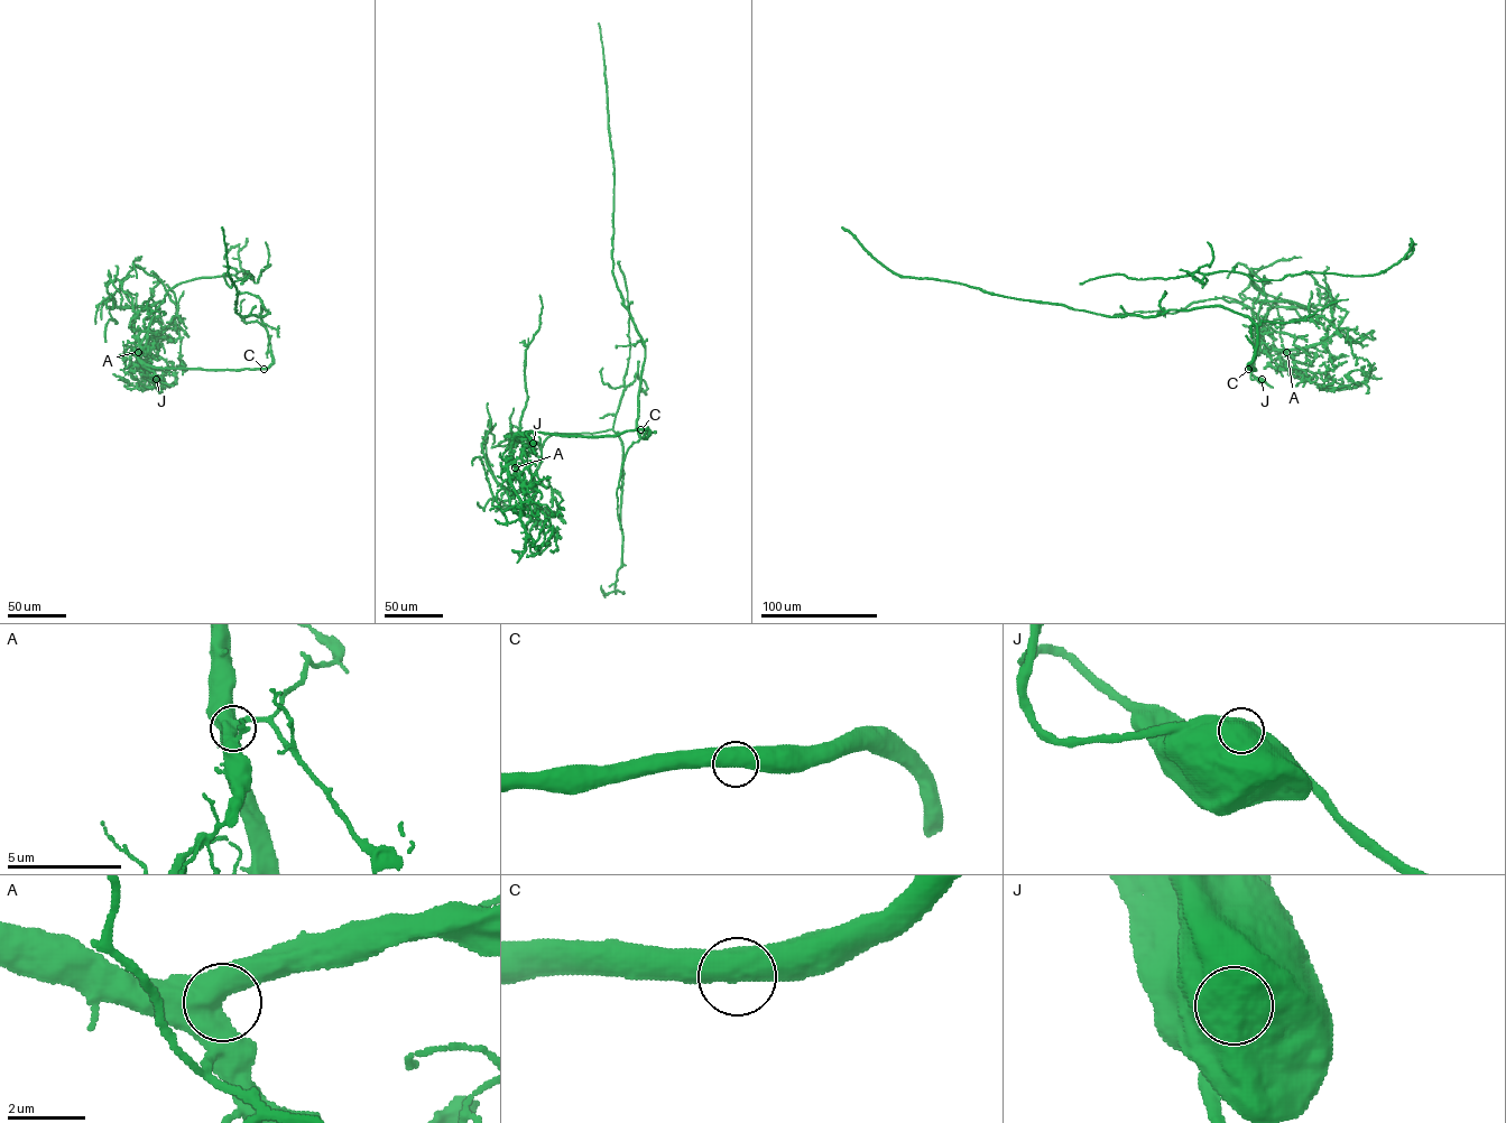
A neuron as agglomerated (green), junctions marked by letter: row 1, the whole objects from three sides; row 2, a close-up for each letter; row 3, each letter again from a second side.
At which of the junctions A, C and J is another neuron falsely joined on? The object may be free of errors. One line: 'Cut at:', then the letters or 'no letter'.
Cut at: J

